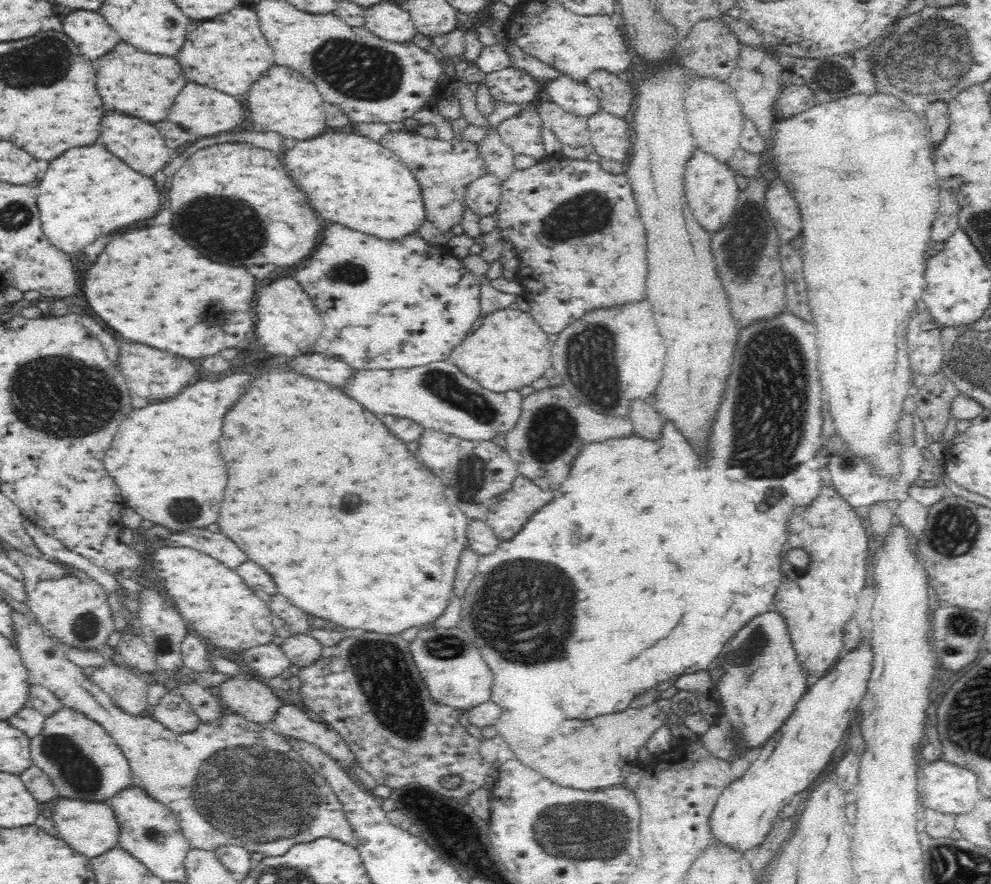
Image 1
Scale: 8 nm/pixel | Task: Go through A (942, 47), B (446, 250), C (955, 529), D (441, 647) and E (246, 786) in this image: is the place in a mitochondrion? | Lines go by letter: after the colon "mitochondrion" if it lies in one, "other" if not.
A: mitochondrion
B: other
C: mitochondrion
D: mitochondrion
E: mitochondrion

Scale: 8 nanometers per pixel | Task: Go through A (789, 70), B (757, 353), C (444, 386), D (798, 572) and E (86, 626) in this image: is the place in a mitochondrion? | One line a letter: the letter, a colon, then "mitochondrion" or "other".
A: other
B: mitochondrion
C: mitochondrion
D: other
E: mitochondrion

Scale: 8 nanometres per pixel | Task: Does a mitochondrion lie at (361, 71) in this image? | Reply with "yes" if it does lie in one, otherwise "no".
yes

